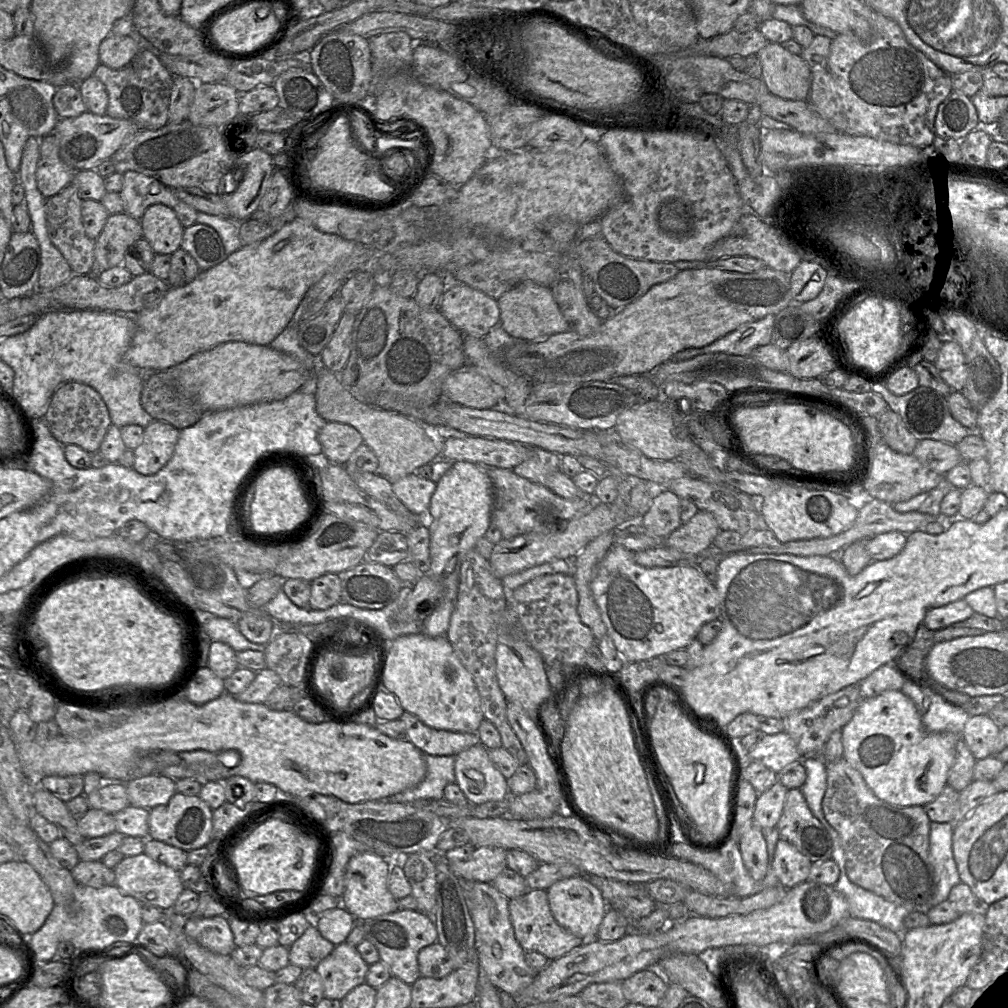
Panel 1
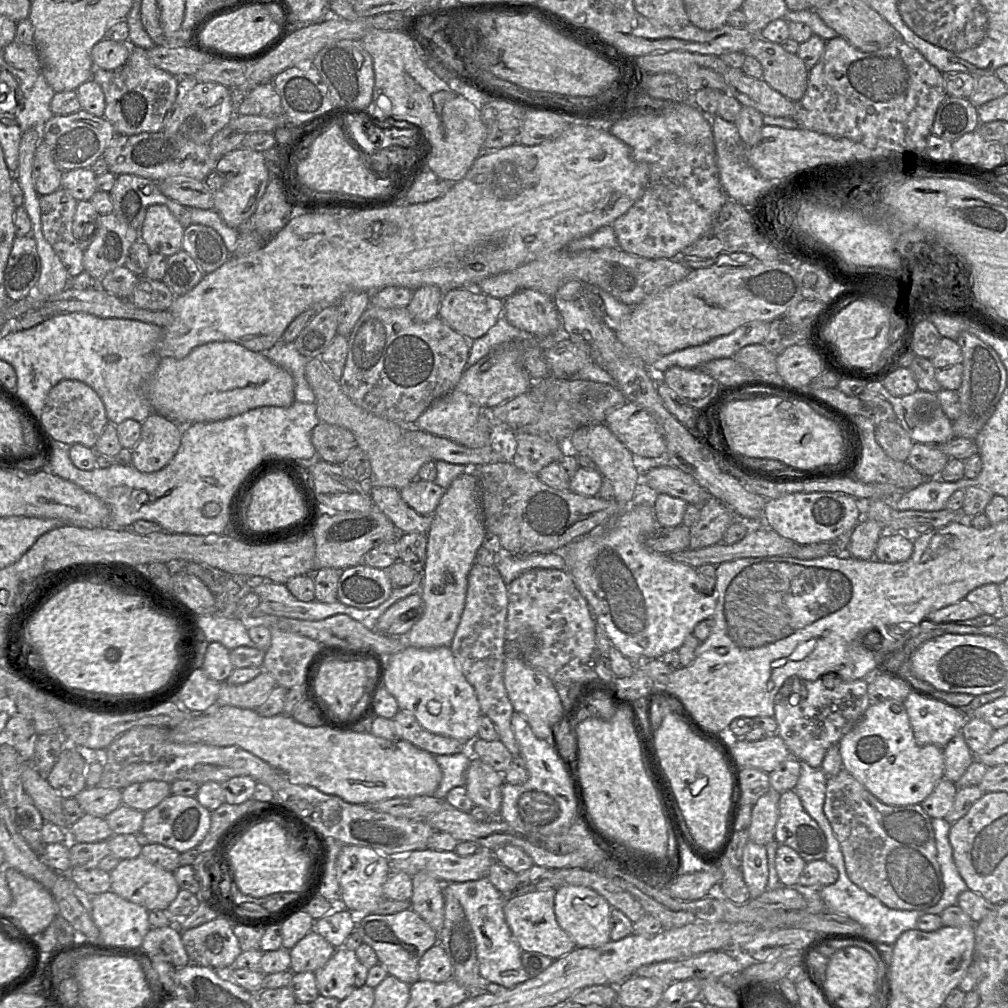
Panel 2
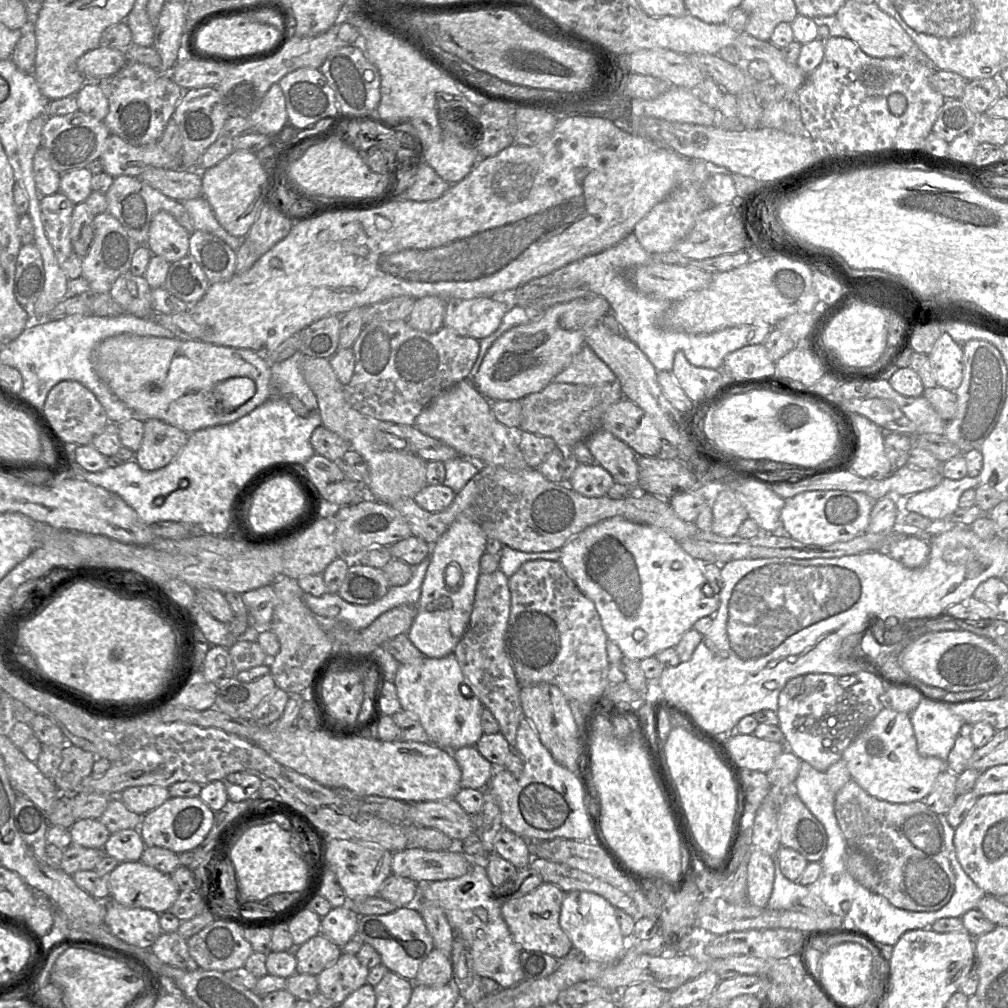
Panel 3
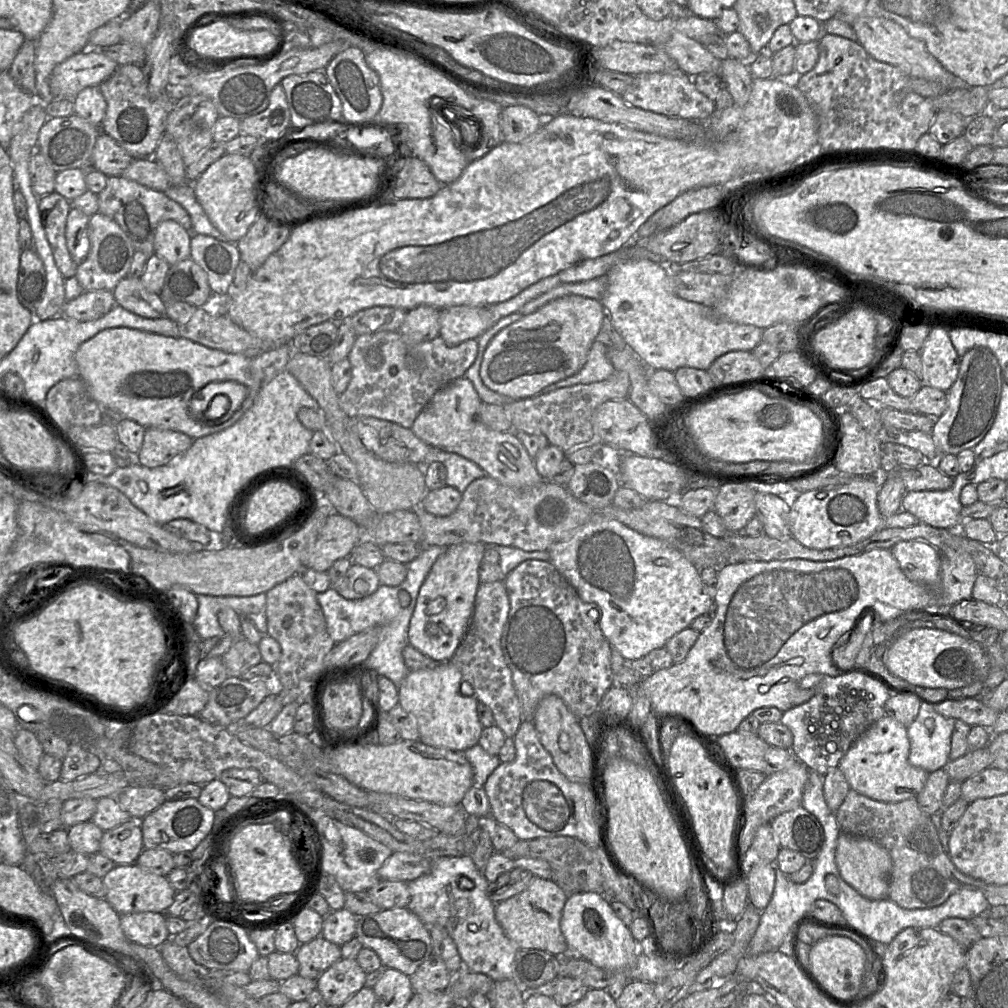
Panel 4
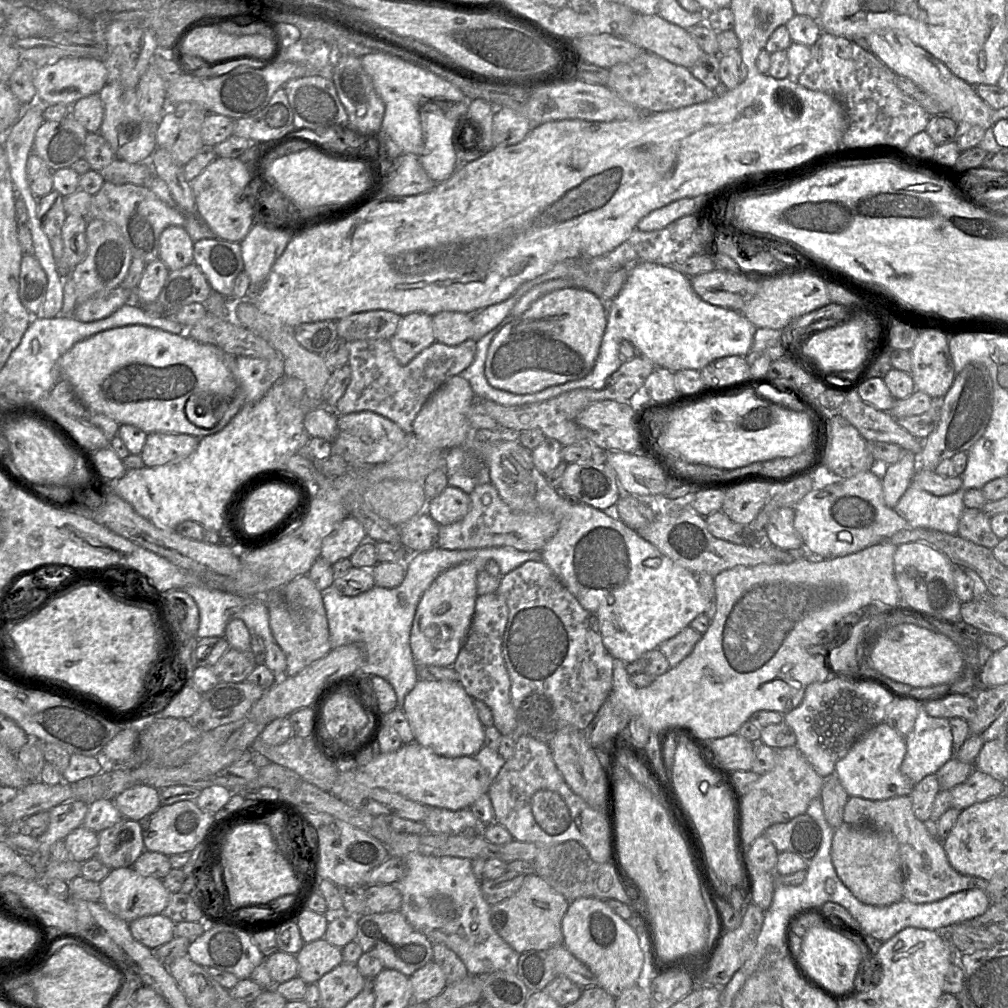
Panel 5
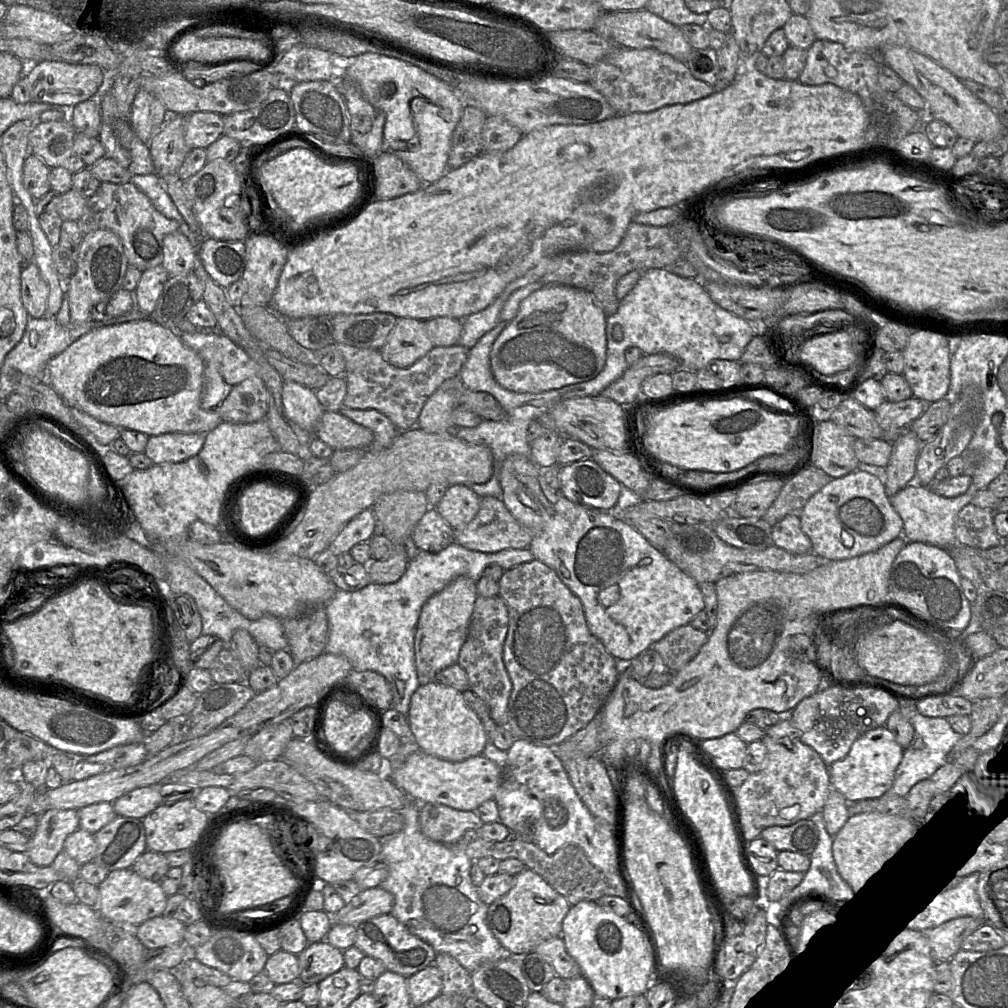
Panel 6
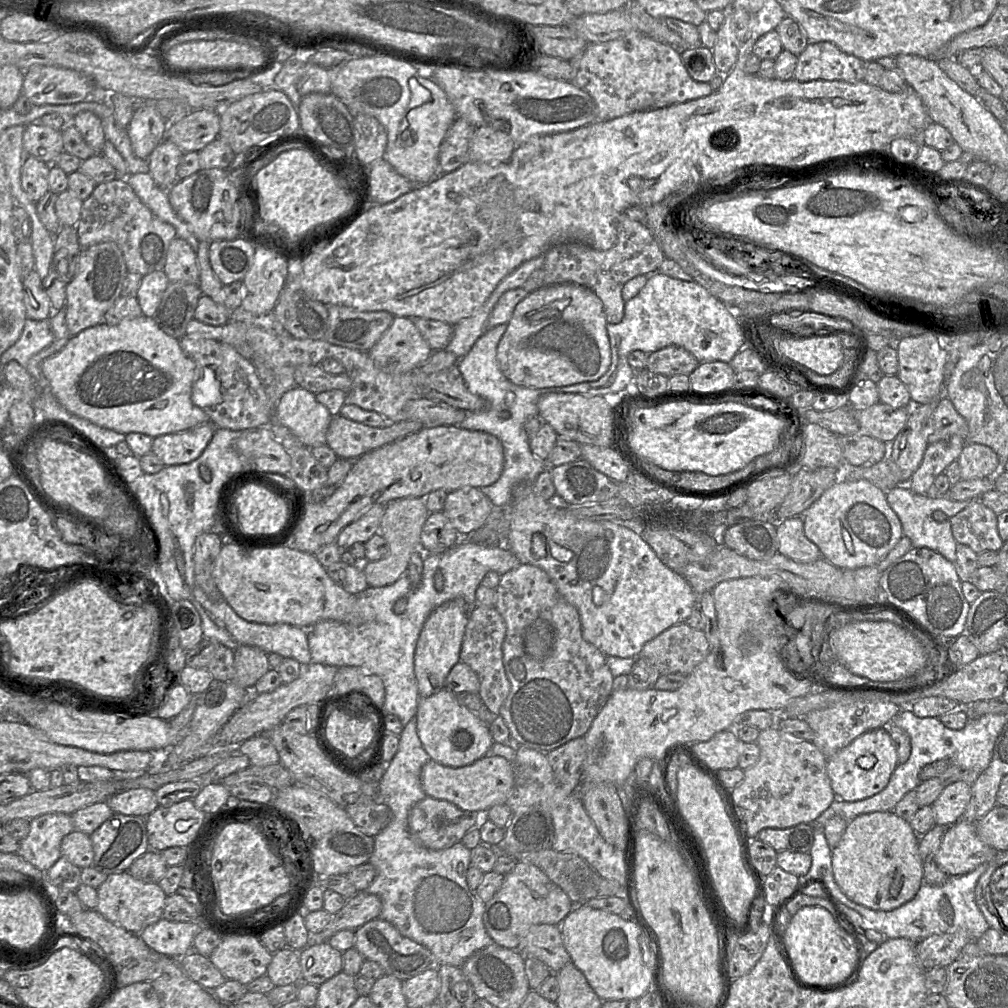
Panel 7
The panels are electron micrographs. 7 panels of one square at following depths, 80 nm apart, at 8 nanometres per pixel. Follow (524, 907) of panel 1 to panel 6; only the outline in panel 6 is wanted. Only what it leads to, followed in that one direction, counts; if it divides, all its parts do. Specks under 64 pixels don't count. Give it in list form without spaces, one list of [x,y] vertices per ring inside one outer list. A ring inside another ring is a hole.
[[[526,868],[515,875],[515,885],[488,906],[487,924],[500,944],[513,955],[528,954],[542,942],[559,937],[571,905],[540,875]]]

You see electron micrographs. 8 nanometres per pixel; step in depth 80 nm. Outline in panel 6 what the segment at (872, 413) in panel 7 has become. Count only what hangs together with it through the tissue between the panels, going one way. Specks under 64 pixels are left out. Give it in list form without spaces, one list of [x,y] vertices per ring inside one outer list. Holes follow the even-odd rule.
[[[914,396],[900,402],[885,400],[874,412],[879,420],[890,420],[898,428],[907,428],[924,413],[927,404],[931,403]]]

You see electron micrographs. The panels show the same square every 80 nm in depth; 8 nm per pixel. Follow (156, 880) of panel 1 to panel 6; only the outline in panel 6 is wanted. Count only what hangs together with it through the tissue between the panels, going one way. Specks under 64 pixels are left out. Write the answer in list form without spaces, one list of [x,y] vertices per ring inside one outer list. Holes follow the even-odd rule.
[[[132,868],[110,871],[98,888],[97,910],[101,916],[130,926],[138,926],[148,919],[162,915],[168,899],[159,881],[144,878]]]

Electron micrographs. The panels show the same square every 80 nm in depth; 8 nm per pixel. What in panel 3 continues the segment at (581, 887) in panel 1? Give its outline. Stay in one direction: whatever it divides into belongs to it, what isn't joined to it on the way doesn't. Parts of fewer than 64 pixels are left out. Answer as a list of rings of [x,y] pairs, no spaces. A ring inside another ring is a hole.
[[[587,891],[565,894],[561,905],[559,924],[571,940],[574,953],[600,963],[616,963],[625,953],[628,940],[620,931],[615,908],[603,897]]]

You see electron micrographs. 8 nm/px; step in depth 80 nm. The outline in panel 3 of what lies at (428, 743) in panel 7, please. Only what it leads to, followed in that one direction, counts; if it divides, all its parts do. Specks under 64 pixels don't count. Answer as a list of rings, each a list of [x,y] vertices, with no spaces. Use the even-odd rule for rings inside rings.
[[[454,653],[442,658],[424,656],[417,663],[400,664],[393,683],[401,709],[419,720],[431,743],[446,750],[457,750],[475,746],[483,735],[481,714],[484,705],[473,691],[468,696],[461,693],[462,684],[471,690],[472,684],[462,673]]]

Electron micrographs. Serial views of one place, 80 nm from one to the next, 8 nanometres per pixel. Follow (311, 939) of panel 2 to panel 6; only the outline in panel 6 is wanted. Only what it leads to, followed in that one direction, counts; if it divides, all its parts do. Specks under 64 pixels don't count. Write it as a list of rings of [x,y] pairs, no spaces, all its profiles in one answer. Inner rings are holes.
[[[326,939],[310,942],[298,955],[299,981],[303,984],[319,983],[345,966],[343,951]]]

